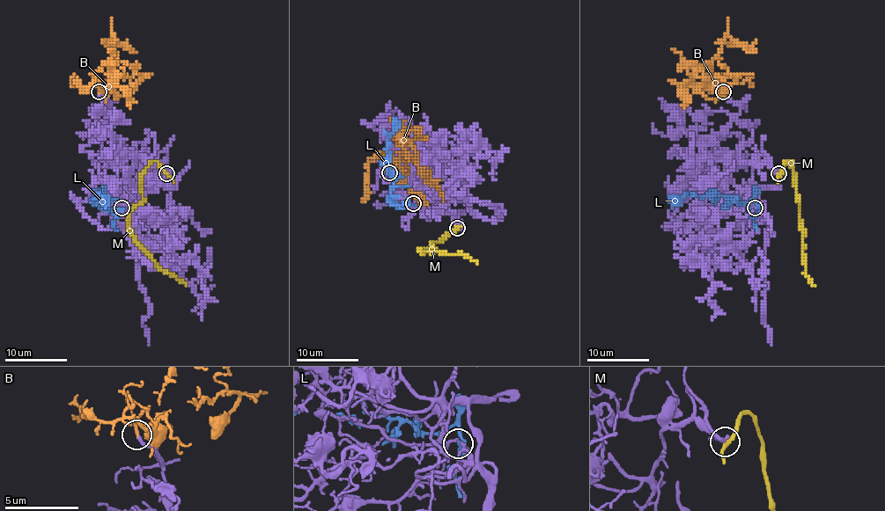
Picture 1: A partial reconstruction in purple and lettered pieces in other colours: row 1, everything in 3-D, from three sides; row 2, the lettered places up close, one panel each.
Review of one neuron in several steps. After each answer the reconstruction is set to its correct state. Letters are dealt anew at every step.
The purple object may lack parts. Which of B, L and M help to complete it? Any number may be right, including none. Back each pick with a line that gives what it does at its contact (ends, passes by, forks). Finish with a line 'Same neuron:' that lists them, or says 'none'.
B: it ends
Same neuron: B

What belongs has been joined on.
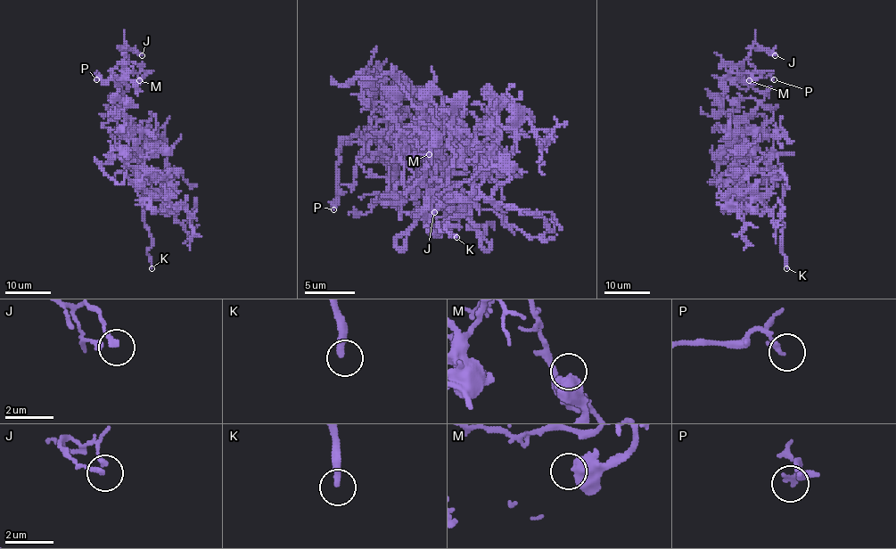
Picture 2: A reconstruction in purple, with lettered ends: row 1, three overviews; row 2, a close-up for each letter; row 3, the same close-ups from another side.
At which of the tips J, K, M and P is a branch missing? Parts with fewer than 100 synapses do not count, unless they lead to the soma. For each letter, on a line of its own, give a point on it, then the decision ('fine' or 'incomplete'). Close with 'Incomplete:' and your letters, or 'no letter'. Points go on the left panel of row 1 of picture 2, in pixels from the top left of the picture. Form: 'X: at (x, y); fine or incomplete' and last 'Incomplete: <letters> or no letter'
J: at (142, 55); fine
K: at (152, 268); incomplete
M: at (139, 80); fine
P: at (96, 79); fine
Incomplete: K

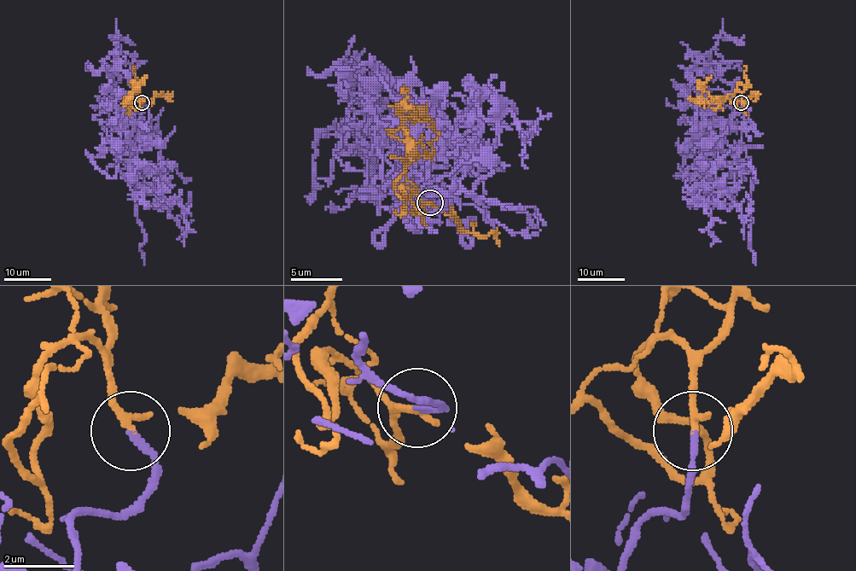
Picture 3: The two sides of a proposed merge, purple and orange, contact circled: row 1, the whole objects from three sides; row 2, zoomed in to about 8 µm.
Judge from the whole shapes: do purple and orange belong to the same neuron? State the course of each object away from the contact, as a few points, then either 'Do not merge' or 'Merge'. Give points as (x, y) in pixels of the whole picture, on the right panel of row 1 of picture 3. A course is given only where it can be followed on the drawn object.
Course of purple: (741, 102), (731, 147), (735, 126), (708, 121), (732, 86), (696, 67), (719, 37), (743, 45). Course of orange: (741, 102), (738, 90), (724, 99), (714, 99), (710, 102), (702, 96), (702, 85), (710, 76). Merge

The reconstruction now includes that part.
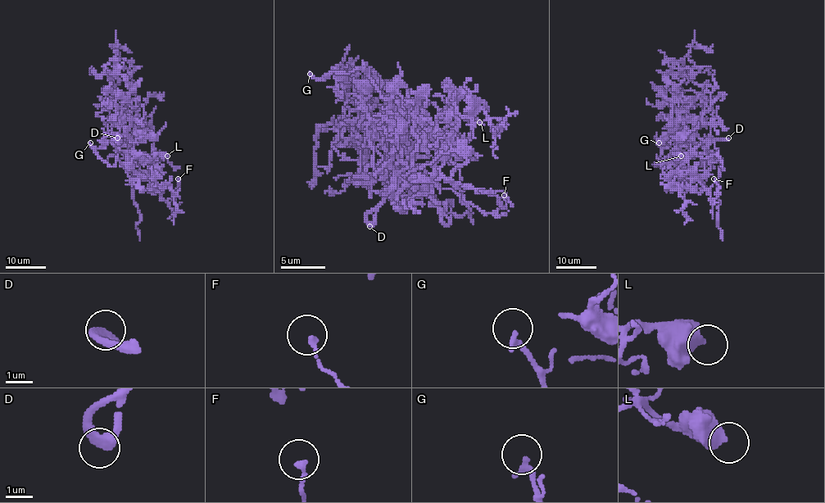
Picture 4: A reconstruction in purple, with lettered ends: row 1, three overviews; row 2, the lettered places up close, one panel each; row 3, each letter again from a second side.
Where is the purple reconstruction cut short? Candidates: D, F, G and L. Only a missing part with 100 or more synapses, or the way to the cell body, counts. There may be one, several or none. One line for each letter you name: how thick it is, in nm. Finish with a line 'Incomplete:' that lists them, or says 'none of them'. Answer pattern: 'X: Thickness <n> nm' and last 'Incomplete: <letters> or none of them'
Incomplete: none of them

